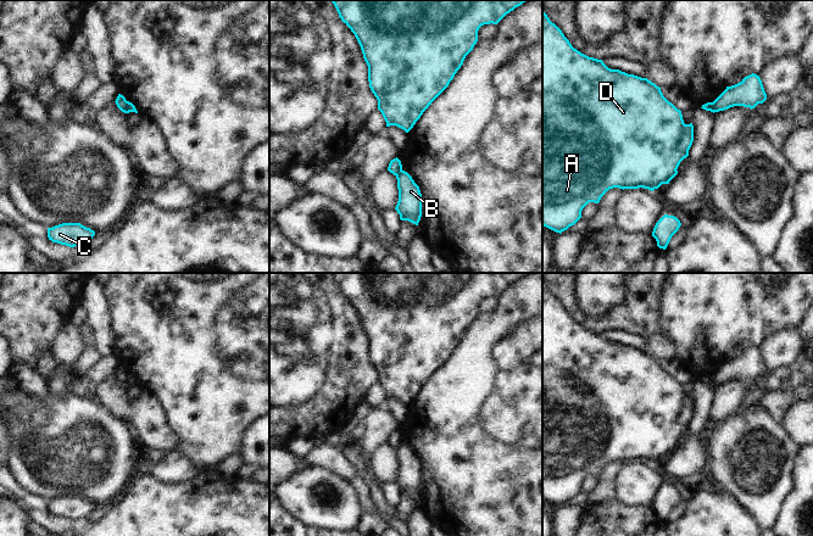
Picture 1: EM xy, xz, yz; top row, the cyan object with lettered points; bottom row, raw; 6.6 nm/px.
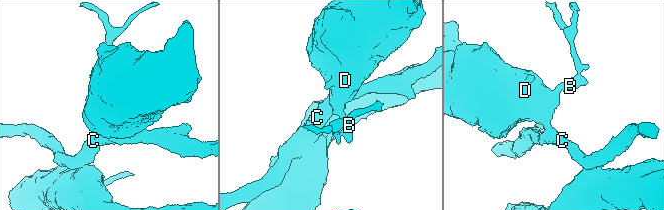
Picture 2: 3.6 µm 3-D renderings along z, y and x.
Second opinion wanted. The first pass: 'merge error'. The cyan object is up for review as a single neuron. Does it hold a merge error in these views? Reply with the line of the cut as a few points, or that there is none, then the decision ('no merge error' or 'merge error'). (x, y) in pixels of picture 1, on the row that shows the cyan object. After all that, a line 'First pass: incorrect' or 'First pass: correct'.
cut xz (401, 169), (395, 174); merge error
First pass: correct

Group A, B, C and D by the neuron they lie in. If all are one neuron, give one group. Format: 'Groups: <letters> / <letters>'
Groups: A C D / B

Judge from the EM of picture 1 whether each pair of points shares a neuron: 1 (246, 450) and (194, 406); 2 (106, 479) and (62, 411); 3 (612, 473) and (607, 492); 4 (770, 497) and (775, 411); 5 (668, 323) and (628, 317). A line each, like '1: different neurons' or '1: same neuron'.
1: different neurons
2: same neuron
3: same neuron
4: different neurons
5: different neurons

